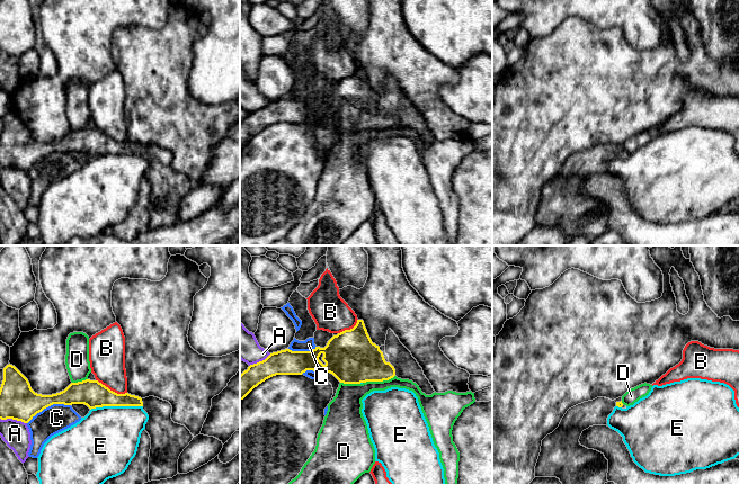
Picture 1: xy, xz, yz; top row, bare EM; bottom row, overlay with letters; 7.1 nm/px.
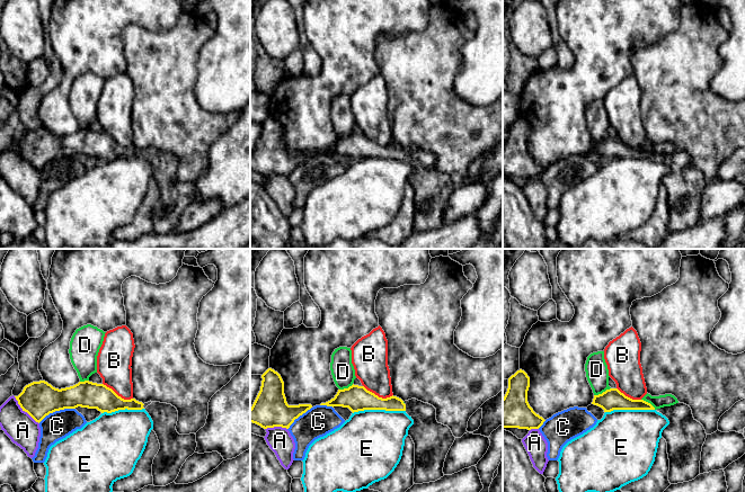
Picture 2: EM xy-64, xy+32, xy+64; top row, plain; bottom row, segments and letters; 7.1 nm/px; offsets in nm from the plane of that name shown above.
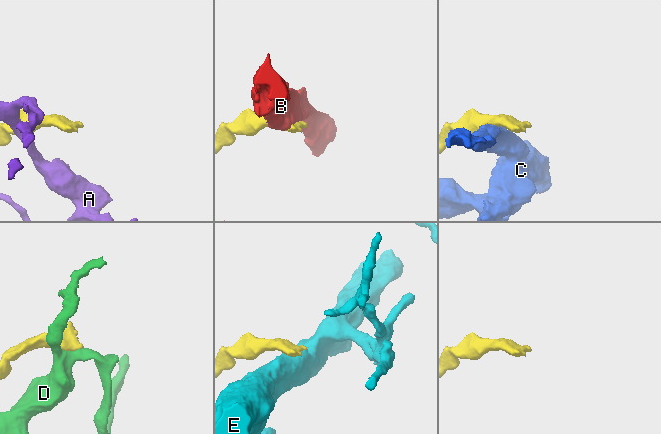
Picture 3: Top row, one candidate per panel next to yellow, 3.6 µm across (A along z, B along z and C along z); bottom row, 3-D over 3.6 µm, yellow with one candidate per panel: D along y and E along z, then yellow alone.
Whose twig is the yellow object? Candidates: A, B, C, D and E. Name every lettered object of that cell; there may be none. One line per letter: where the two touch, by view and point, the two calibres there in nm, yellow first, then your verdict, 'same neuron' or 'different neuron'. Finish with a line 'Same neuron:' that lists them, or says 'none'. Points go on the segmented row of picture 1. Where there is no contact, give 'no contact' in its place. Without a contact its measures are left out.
A: xy (14, 419) | 260/190 nm | different neuron
B: xy (112, 391) | 190/260 nm | different neuron
C: xy (49, 405) | 260/200 nm | different neuron
D: xz (379, 381) | 360/190 nm | different neuron
E: xy (116, 405) | 190/460 nm | different neuron
Same neuron: none

